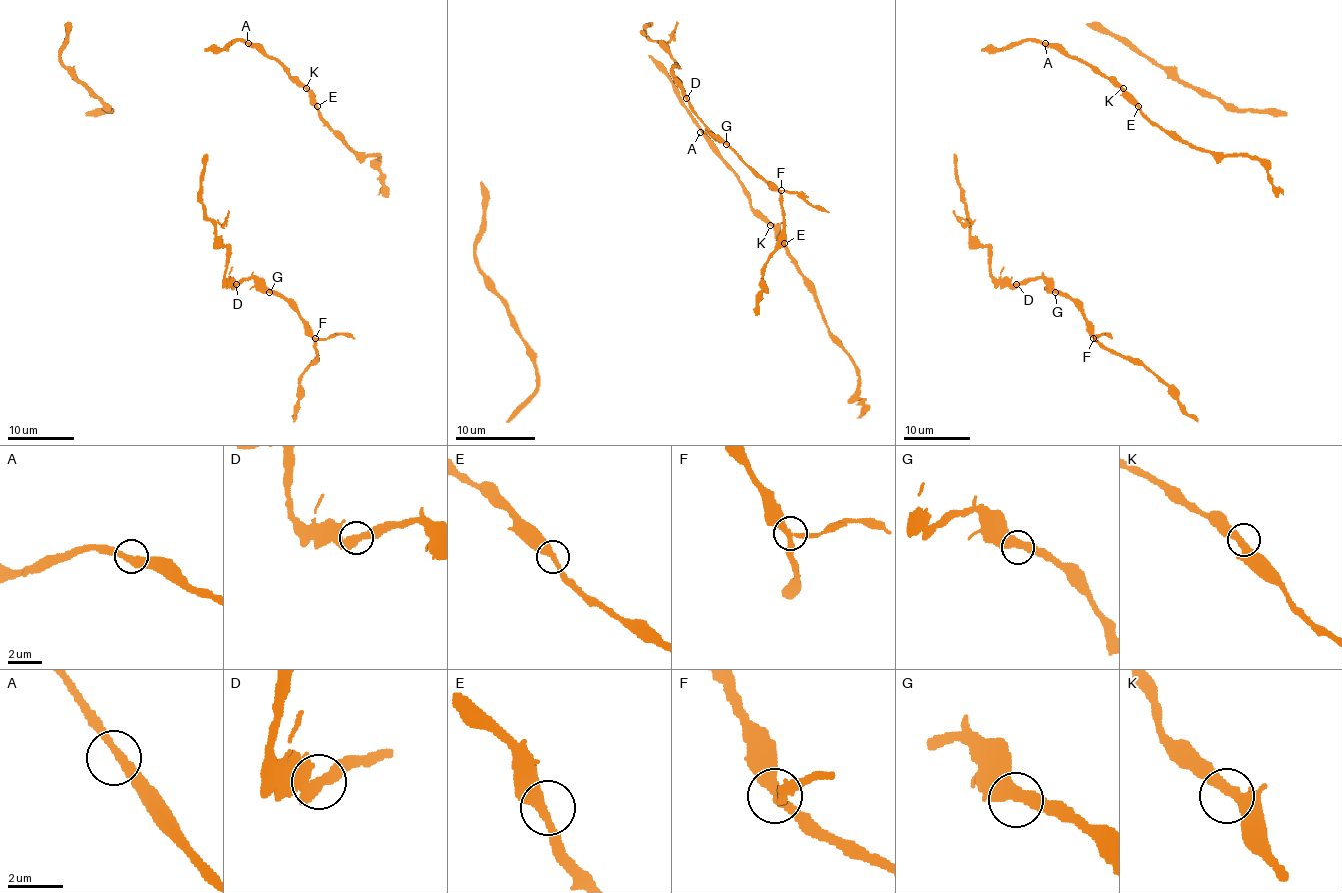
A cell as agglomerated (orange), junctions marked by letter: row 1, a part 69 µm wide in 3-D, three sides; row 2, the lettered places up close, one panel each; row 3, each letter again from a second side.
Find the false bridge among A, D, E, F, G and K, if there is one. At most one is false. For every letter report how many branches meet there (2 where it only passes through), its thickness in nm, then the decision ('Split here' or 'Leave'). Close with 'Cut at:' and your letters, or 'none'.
A: Branches: 2. Thickness 360 nm. Leave
D: Branches: 2. Thickness 380 nm. Leave
E: Branches: 2. Thickness 400 nm. Leave
F: Branches: 3. Thickness 280 nm. Split here
G: Branches: 2. Thickness 400 nm. Leave
K: Branches: 2. Thickness 360 nm. Leave
Cut at: F

